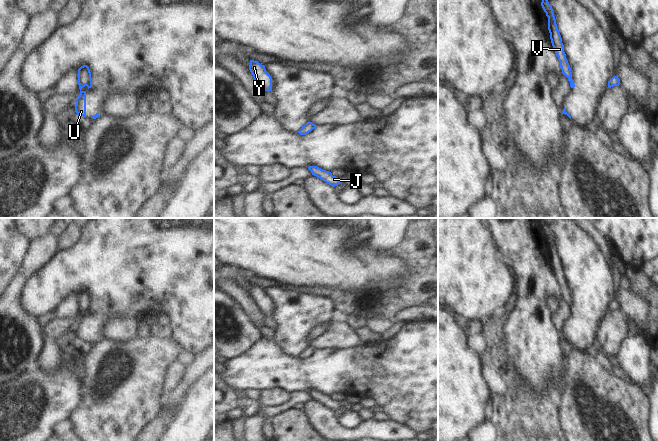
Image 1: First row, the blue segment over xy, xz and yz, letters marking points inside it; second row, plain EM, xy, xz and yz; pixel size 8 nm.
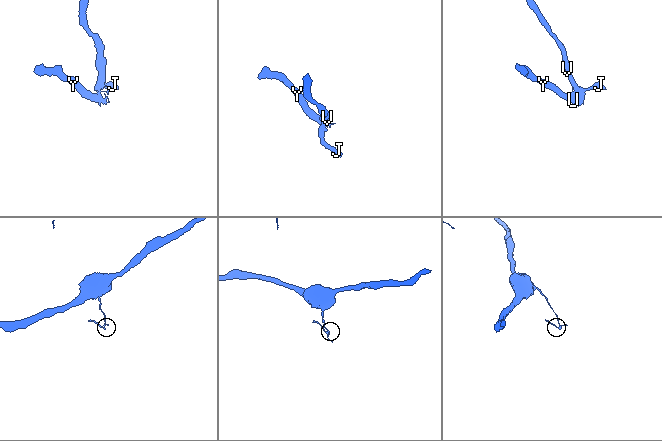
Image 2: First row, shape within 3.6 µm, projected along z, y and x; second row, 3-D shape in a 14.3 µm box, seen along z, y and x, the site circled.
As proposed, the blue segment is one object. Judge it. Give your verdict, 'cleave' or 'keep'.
cleave

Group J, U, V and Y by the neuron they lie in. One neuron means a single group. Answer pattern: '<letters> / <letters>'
J V / U Y

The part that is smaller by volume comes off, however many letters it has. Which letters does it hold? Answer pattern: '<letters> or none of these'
U, Y

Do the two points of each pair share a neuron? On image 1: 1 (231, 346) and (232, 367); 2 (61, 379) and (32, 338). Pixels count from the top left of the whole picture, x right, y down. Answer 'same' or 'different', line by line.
1: different
2: different

